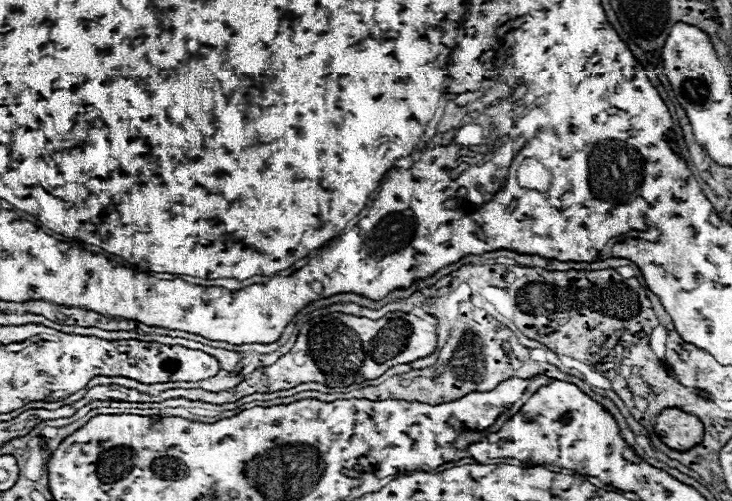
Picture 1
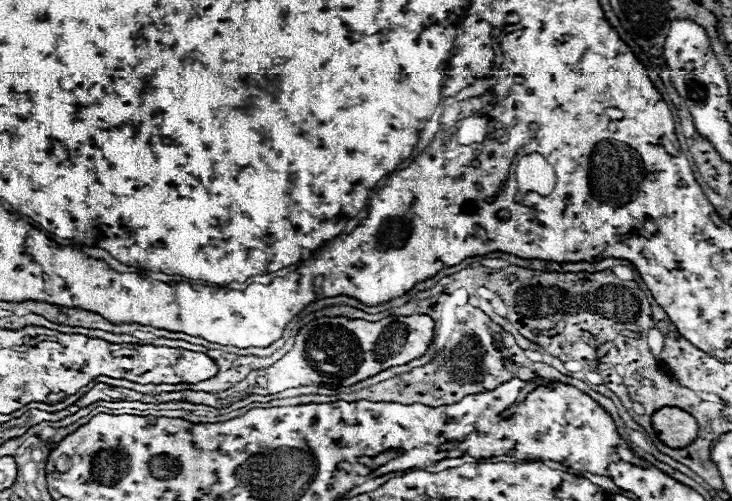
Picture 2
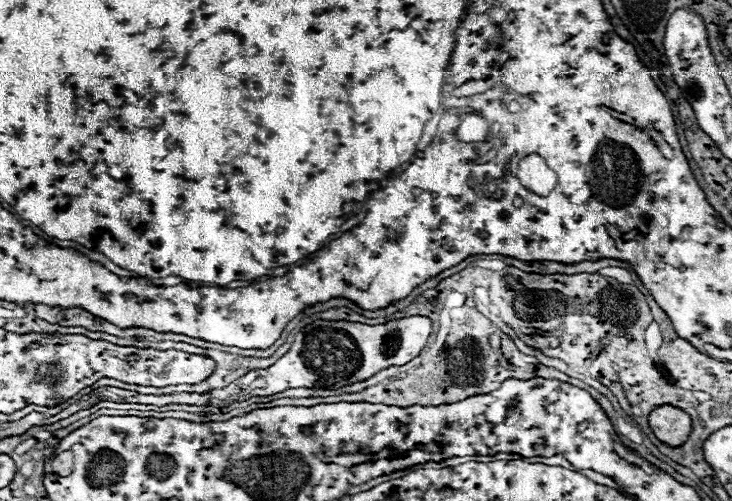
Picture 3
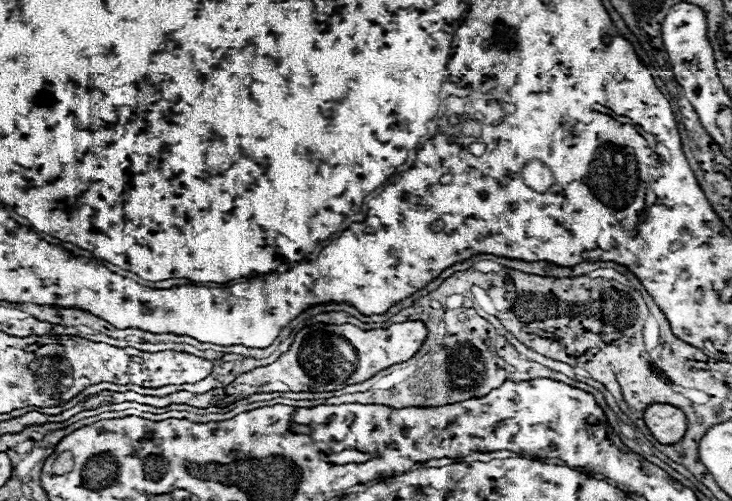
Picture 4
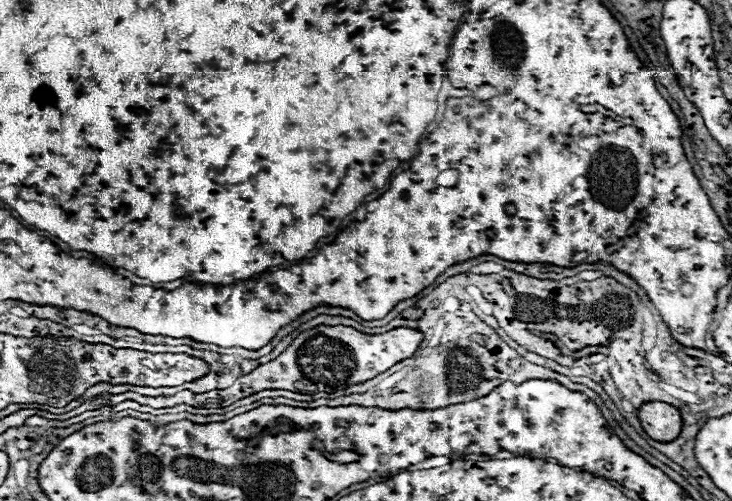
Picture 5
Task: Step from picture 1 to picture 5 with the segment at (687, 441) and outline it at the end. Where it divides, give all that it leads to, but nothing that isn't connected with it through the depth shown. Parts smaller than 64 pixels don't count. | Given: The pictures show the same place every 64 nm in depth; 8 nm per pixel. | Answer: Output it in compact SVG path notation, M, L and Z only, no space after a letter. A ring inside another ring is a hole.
M646 402L638 408L638 418L646 434L658 442L672 442L680 436L682 414L666 402Z

